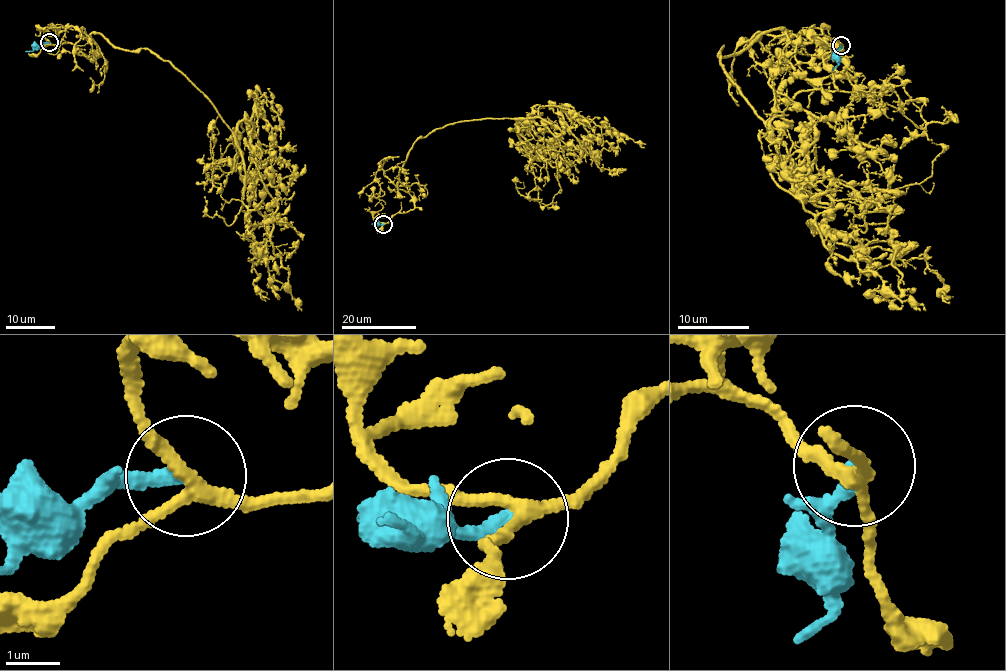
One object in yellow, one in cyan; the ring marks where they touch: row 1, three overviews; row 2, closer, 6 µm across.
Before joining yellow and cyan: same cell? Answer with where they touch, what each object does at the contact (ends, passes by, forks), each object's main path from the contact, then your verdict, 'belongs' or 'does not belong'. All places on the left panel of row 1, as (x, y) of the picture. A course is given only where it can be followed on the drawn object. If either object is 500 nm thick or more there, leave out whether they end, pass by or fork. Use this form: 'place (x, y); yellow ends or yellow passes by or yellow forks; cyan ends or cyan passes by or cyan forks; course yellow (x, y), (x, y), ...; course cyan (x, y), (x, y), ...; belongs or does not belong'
place (49, 42); yellow forks; cyan ends; course yellow (49, 43), (92, 57), (101, 32), (186, 75), (245, 170), (255, 164), (298, 311); course cyan (49, 43), (40, 43), (25, 52); does not belong

